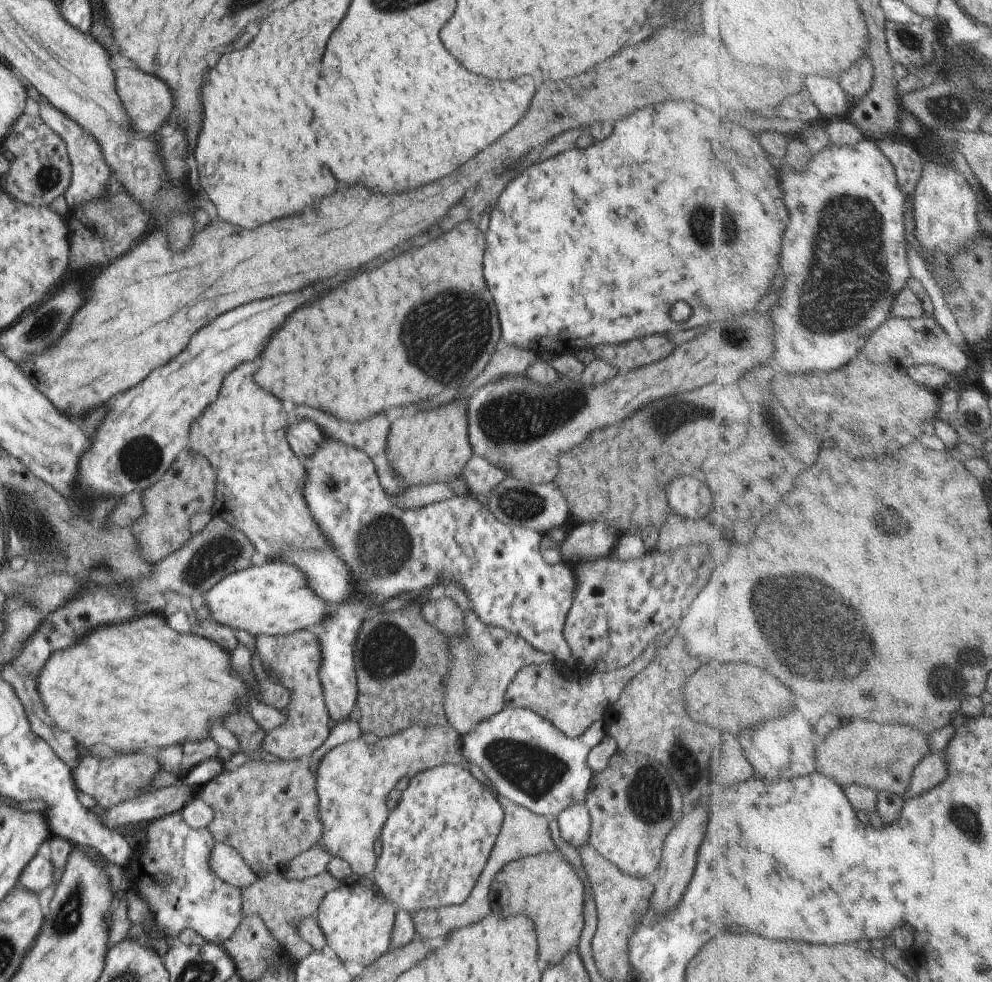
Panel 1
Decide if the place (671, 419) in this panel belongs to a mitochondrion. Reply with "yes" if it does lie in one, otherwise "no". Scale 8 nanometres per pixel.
yes

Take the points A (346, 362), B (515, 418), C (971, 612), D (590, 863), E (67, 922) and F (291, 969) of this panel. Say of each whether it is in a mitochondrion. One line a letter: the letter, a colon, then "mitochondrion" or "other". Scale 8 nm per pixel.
A: other
B: mitochondrion
C: other
D: other
E: mitochondrion
F: other

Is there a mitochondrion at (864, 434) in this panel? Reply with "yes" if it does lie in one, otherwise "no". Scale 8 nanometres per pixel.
yes

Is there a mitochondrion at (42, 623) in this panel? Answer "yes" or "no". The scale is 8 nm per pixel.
no

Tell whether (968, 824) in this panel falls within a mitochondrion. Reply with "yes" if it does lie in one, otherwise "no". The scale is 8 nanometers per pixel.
yes

